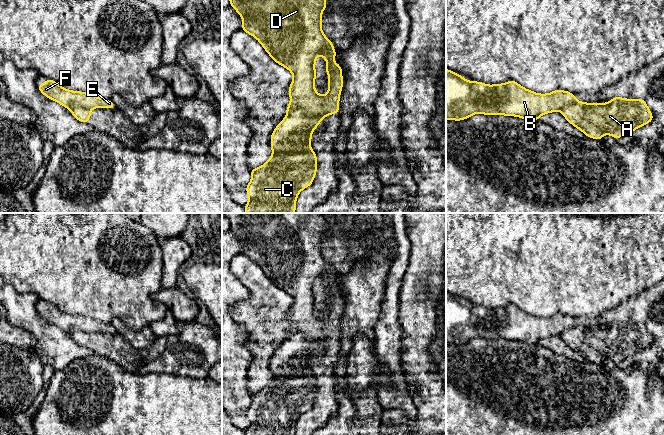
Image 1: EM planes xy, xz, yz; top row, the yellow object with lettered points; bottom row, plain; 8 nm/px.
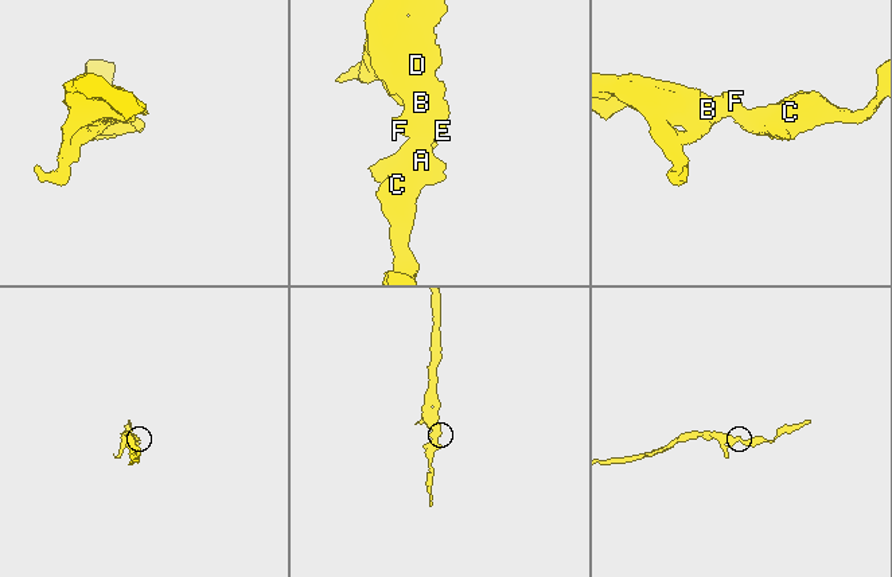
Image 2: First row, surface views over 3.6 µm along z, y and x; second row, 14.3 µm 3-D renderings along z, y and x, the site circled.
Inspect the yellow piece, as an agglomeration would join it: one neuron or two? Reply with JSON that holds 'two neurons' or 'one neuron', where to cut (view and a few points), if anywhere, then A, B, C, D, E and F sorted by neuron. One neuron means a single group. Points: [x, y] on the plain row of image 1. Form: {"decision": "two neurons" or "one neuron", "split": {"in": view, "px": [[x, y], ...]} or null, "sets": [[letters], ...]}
{"decision": "two neurons", "split": {"in": "xz", "px": [[287, 338], [296, 333], [303, 333], [308, 338], [322, 342]]}, "sets": [["A", "C"], ["B", "D", "E", "F"]]}

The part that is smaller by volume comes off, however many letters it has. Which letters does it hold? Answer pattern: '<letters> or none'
A, C

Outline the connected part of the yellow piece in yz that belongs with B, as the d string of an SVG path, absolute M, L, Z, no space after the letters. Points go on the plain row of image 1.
M446 293L446 343L461 345L473 338L516 340L528 345L537 345L541 339L561 334L576 325L576 320L557 313L548 318L530 315L515 304L507 307L486 309L483 306L468 305L461 299Z

